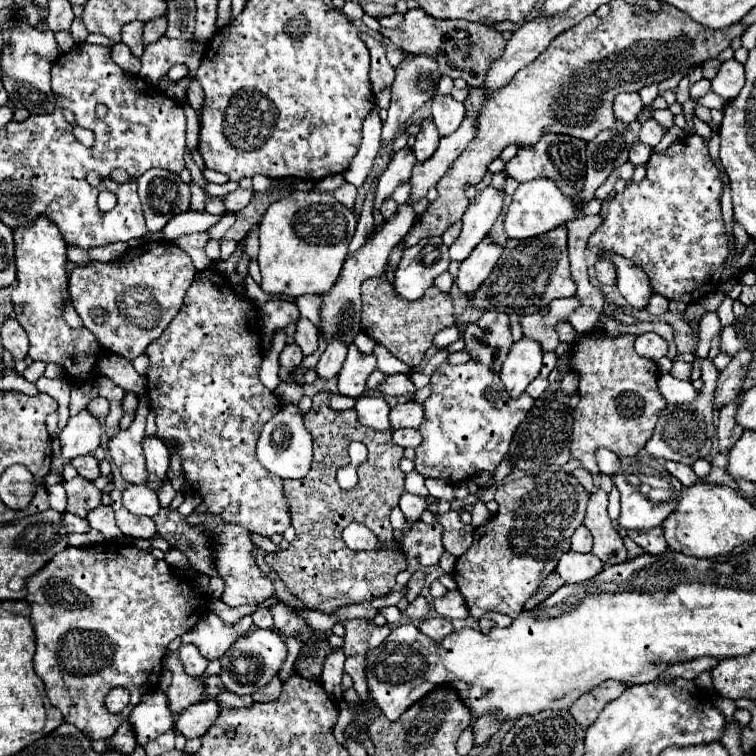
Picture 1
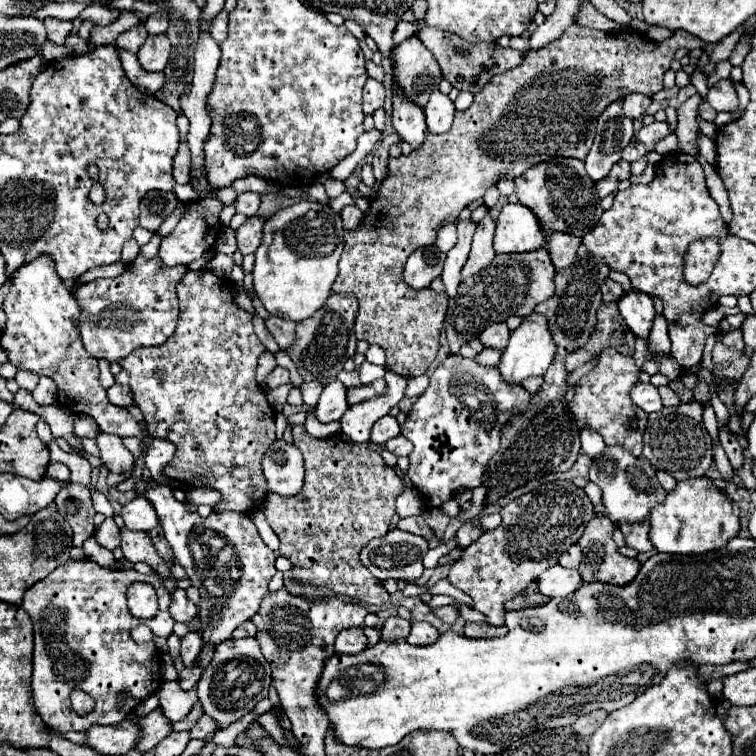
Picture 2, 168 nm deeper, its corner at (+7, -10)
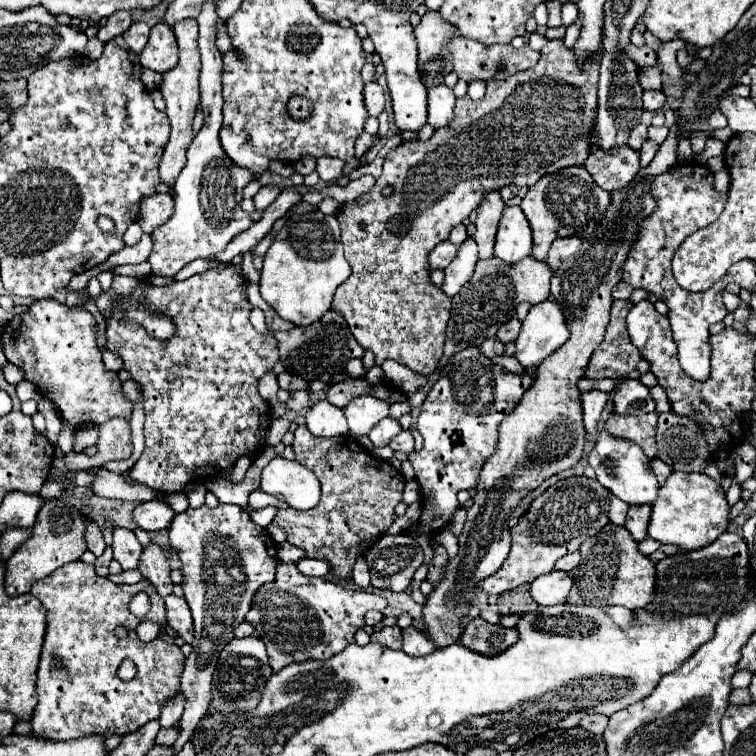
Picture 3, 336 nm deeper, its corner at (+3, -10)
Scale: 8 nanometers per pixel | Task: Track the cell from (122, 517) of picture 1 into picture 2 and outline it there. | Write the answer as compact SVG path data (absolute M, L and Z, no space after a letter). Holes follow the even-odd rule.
M121 529L121 551L127 561L131 563L147 563L159 577L171 577L171 571L167 563L157 555L151 537L143 531L131 531L131 529Z

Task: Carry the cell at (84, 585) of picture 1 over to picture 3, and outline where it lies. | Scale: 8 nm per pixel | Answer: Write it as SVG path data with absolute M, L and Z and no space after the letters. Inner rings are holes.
M73 561L65 563L65 567L53 571L53 575L47 575L45 579L37 581L31 587L31 595L37 597L43 607L47 609L47 631L45 631L45 641L41 649L41 663L37 671L37 687L39 687L39 703L35 707L35 713L31 717L31 727L35 737L43 739L53 739L53 741L67 741L67 739L77 739L85 737L91 733L101 733L105 737L115 735L115 733L133 733L141 725L145 725L151 719L159 717L161 705L179 691L179 677L183 671L183 653L175 645L171 647L165 641L167 633L167 609L165 601L161 595L157 595L153 583L149 579L141 579L135 585L115 585L107 577L99 577L95 567L83 561ZM137 591L147 591L151 597L151 611L139 619L129 613L129 601ZM141 621L151 621L159 627L159 637L151 643L143 643L137 637L137 625ZM117 625L127 625L129 627L129 637L127 639L117 639L115 637L115 627ZM123 659L133 659L137 665L137 677L133 681L121 681L117 677L117 669Z

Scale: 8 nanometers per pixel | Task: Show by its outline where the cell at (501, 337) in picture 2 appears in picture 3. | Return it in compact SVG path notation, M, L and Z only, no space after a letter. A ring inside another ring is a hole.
M513 317L513 319L509 319L507 323L503 323L503 325L499 327L499 331L497 331L497 339L499 339L501 343L515 341L517 335L519 335L519 329L521 329L521 321L519 321L517 317Z

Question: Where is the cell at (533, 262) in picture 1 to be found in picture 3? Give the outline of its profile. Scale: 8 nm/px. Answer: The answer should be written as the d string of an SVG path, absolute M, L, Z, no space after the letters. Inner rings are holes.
M533 255L525 257L523 261L511 265L497 257L487 261L477 261L475 273L455 295L451 319L447 325L447 341L445 341L445 357L451 357L453 353L459 353L467 347L479 347L485 339L493 337L499 325L509 321L515 313L515 305L519 303L541 303L549 299L549 279L551 269L545 261L535 259Z

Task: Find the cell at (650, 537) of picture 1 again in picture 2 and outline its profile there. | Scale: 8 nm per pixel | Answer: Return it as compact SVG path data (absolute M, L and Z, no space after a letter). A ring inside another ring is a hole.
M649 521L645 523L619 523L621 533L625 535L625 541L629 547L637 549L637 551L649 551L653 545L649 541ZM627 527L627 531L625 531Z

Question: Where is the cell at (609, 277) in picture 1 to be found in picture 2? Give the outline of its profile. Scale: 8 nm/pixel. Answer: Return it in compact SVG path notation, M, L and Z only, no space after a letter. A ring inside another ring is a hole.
M607 279L603 285L601 285L601 295L603 295L603 301L619 301L621 295L623 295L623 289L619 283Z

